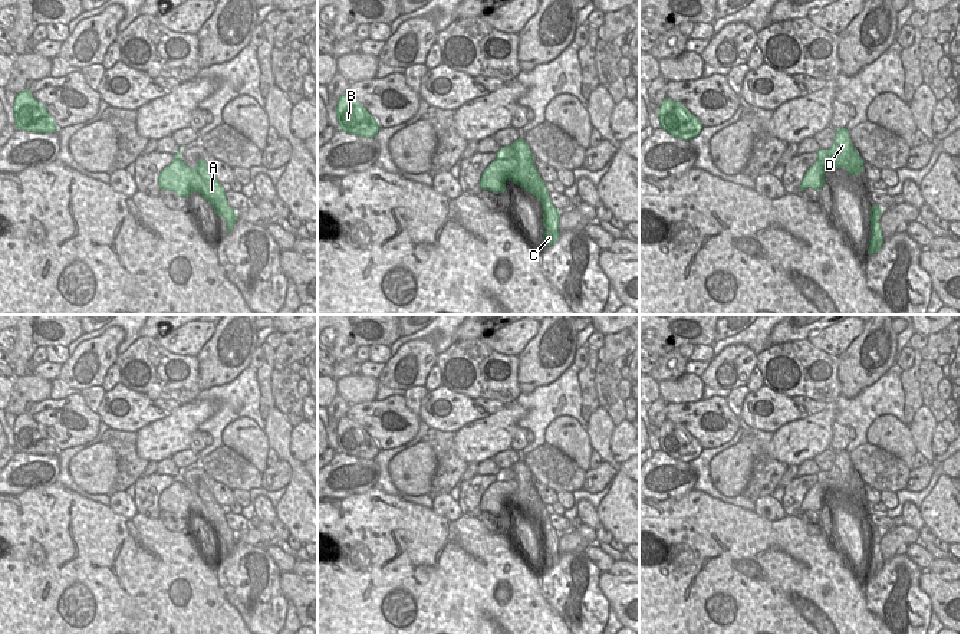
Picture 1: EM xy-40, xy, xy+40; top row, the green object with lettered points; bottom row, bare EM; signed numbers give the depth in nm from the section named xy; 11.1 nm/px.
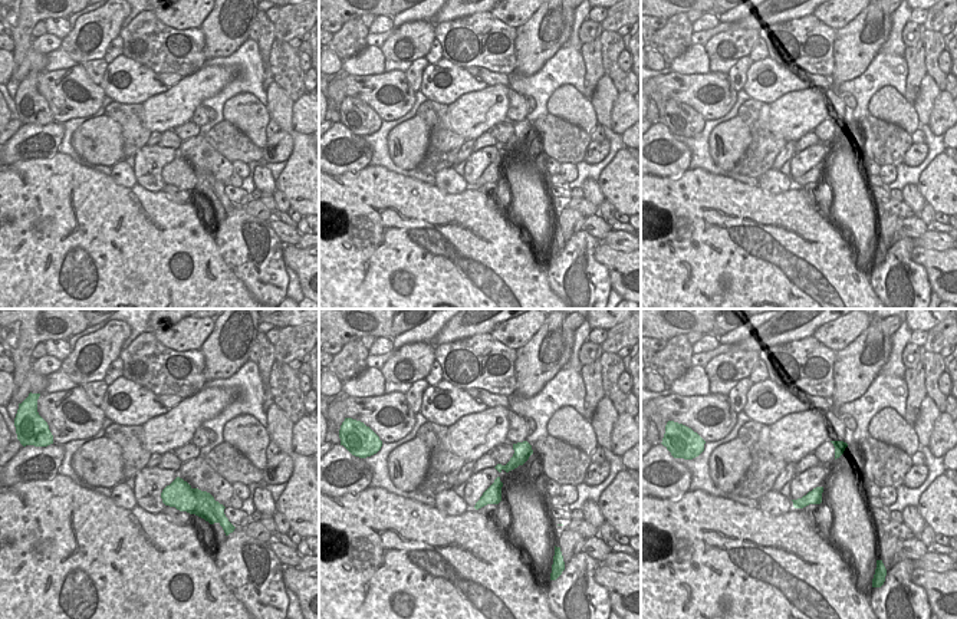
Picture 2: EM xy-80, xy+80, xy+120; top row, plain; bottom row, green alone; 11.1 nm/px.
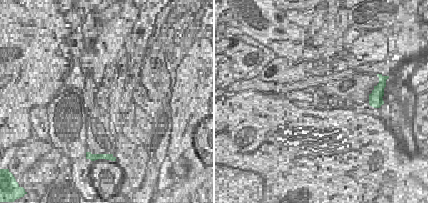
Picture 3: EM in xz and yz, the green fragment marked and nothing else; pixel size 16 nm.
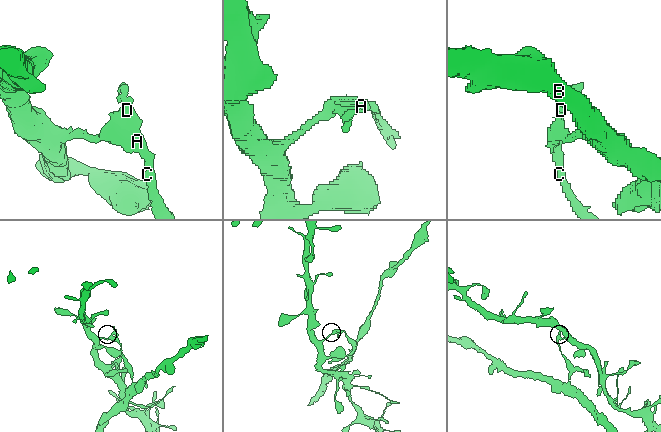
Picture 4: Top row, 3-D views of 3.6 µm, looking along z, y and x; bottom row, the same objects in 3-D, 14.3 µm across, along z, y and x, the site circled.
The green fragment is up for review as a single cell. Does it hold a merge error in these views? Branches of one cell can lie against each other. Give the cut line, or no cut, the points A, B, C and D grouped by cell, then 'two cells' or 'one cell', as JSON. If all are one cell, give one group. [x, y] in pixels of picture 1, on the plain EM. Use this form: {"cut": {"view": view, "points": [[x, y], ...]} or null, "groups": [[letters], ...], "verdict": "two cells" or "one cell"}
{"cut": {"view": "xy", "points": [[510, 467], [516, 490], [509, 501]]}, "groups": [["A", "C", "D"], ["B"]], "verdict": "two cells"}

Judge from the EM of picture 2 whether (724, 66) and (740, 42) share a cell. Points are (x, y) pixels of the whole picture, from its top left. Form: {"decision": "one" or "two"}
{"decision": "two"}

